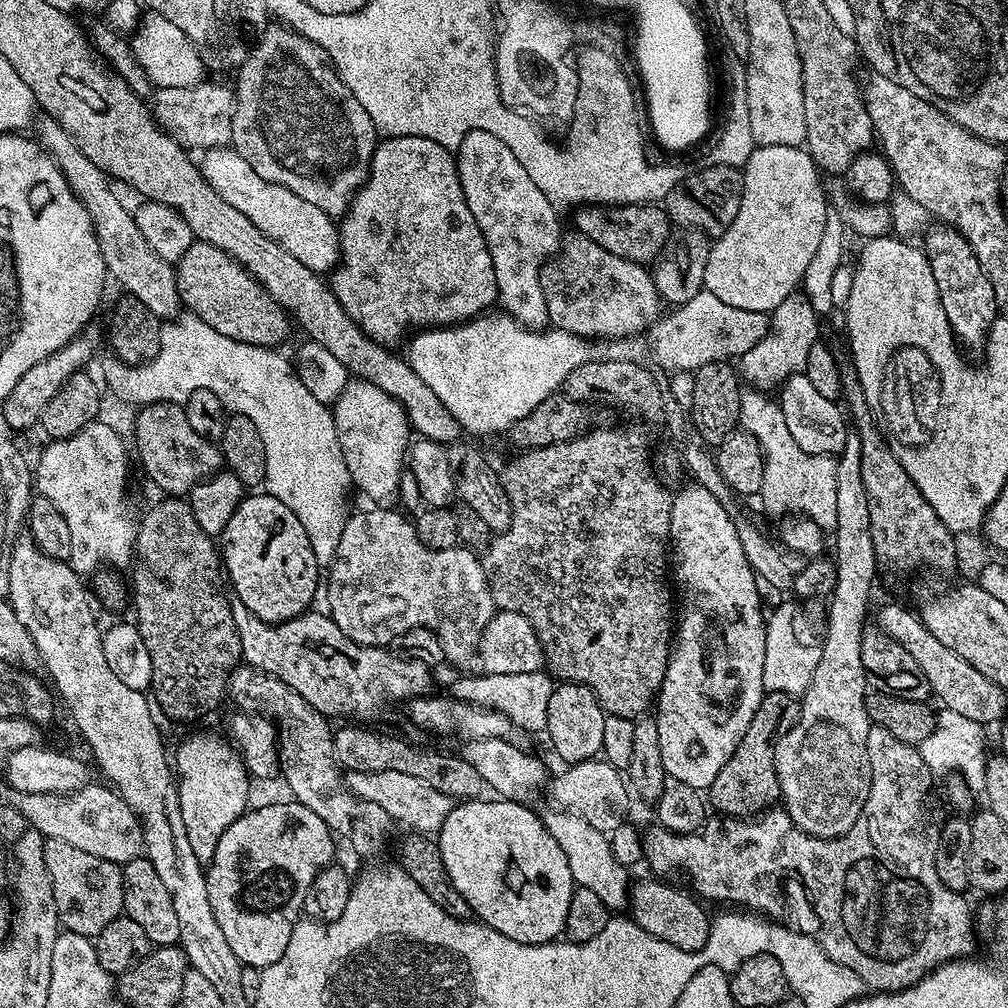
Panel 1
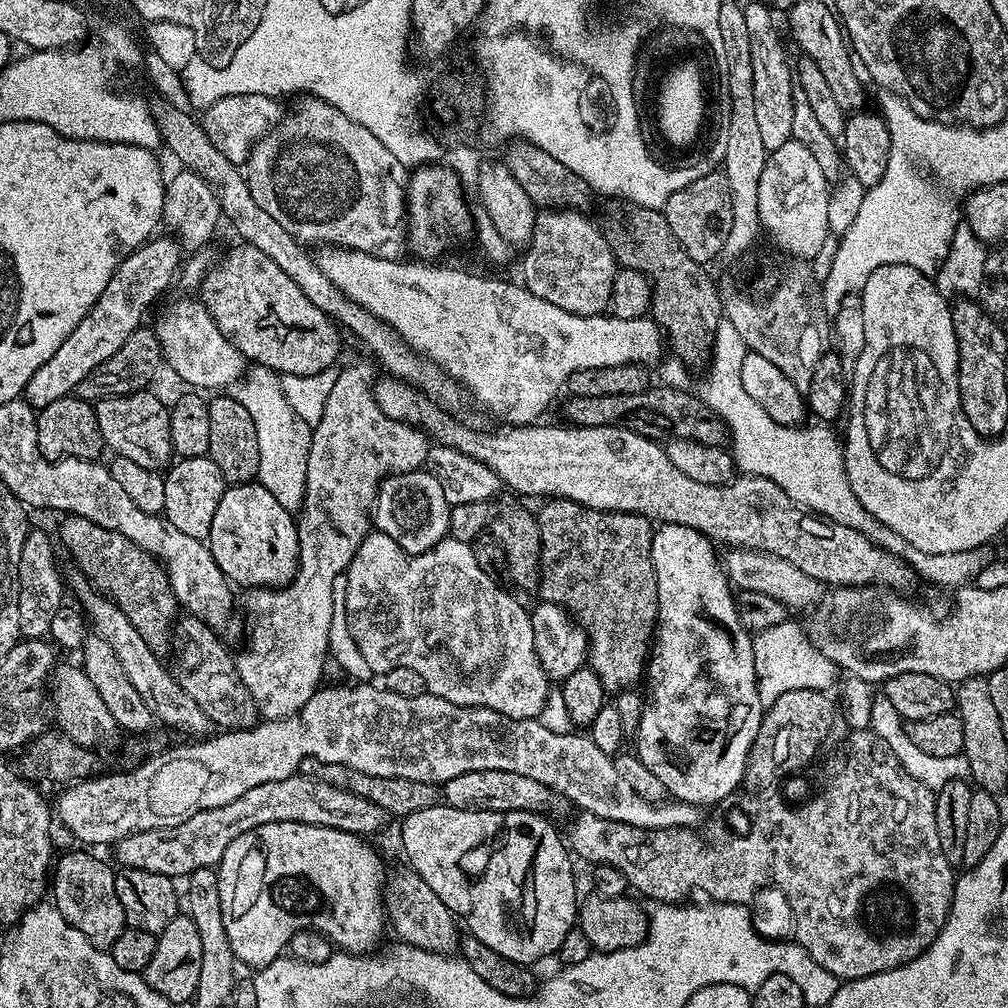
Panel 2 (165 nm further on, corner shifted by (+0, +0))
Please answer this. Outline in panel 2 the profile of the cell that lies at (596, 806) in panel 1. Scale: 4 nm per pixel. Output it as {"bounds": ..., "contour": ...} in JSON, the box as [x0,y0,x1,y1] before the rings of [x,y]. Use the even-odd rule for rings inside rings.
{"bounds":[442,770,570,817],"contour":[[[470,770],[470,774],[458,774],[458,778],[450,778],[442,786],[442,800],[458,810],[535,812],[551,814],[553,817],[562,815],[570,808],[569,801],[553,788],[547,788],[542,782],[534,782],[534,778],[526,778],[524,774],[514,774],[510,770]]]}

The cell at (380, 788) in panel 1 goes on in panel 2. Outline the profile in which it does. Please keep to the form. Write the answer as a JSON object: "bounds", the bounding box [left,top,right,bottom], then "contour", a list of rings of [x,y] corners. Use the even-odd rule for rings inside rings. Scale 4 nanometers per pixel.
{"bounds":[115,774,390,878],"contour":[[[297,774],[278,782],[254,786],[254,790],[246,790],[242,798],[226,802],[226,806],[214,806],[214,810],[202,810],[178,826],[132,832],[116,841],[115,863],[125,868],[150,870],[163,876],[187,878],[194,870],[219,865],[226,854],[226,846],[230,846],[234,838],[258,826],[266,826],[266,822],[302,822],[346,830],[355,836],[368,838],[371,832],[378,831],[390,820],[389,813],[365,796],[348,792],[337,784],[329,784],[327,779],[311,780],[304,775]]]}

